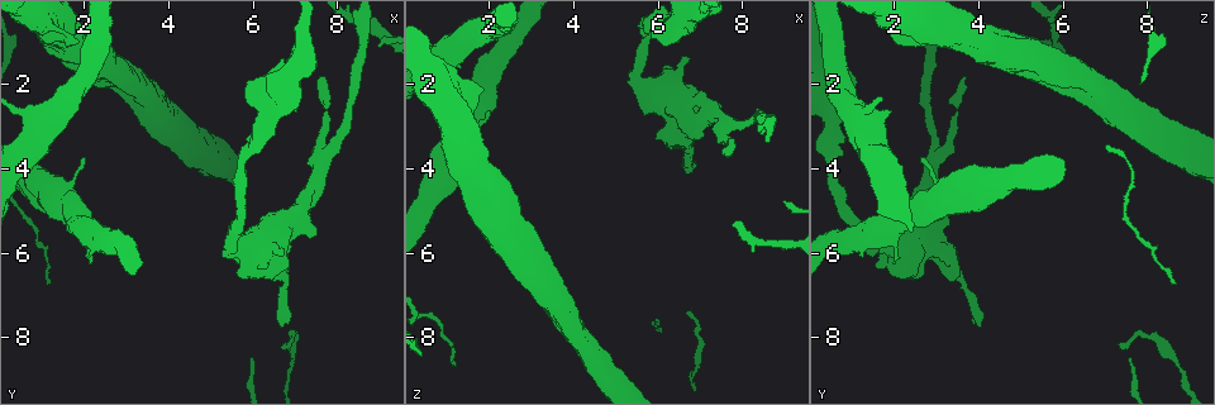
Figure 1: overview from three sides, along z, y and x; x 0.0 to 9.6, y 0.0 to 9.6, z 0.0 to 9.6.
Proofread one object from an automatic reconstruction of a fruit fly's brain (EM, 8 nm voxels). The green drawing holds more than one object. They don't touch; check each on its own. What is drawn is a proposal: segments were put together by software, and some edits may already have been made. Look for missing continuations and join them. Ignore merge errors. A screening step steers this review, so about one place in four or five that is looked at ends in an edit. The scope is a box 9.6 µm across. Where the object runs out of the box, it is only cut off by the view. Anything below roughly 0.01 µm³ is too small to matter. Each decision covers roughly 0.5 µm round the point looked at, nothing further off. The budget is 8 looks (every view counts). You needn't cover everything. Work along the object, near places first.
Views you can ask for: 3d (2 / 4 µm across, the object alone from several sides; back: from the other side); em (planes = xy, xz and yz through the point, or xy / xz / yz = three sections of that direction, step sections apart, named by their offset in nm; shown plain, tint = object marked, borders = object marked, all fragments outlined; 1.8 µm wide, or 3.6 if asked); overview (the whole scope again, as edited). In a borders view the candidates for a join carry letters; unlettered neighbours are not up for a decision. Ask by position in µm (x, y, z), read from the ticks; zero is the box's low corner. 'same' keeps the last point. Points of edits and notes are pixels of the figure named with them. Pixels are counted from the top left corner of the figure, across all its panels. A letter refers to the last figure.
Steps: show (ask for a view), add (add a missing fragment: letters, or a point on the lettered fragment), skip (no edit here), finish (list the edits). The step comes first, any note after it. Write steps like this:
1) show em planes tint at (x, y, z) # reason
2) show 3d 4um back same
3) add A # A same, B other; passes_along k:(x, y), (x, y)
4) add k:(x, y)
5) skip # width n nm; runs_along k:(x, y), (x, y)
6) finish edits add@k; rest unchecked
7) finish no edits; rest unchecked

show em yz step 4 tint at (7.55, 1.80, 3.65)

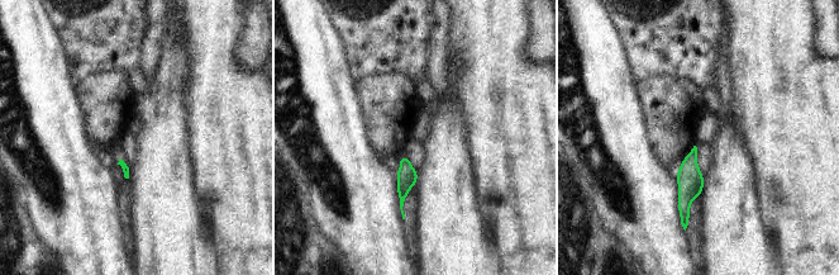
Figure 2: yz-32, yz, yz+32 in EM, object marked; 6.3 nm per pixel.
show em planes borders same # cut it another way

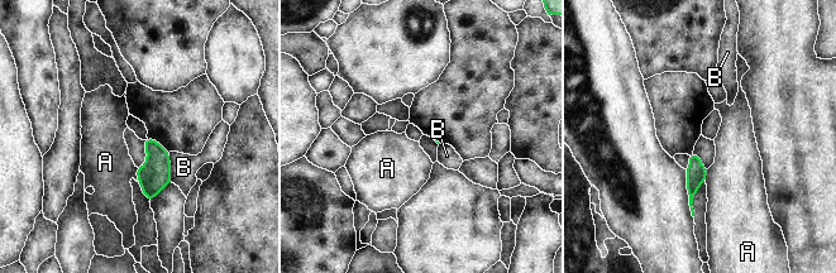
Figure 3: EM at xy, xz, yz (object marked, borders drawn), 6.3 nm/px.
skip # A other, B other; border 3:(168, 153), (172, 182); none of them fits

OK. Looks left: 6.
show 3d 4um at (6.70, 7.75, 4.05) # long arm stops here

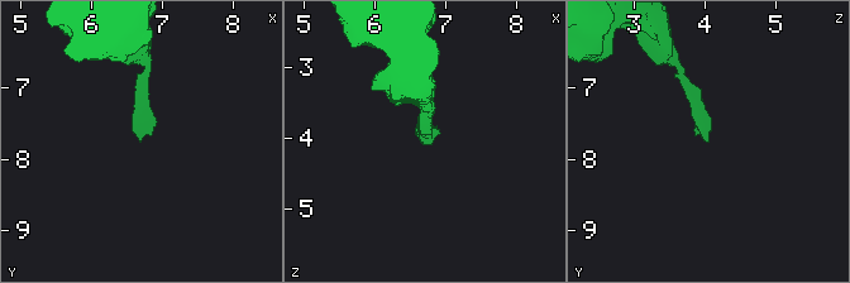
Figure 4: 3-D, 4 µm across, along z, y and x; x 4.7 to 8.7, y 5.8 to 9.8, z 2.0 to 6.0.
show em planes plain at (6.70, 7.75, 4.05) # shape alone is not enough

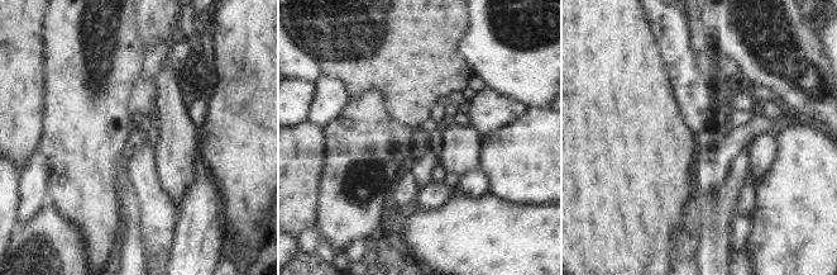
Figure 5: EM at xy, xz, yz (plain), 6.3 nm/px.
show em planes borders same

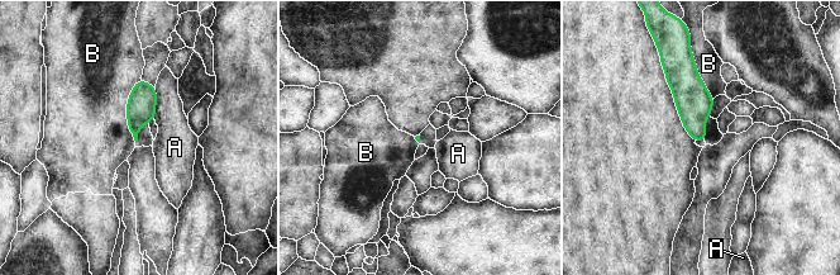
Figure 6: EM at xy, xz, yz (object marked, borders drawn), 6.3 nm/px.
skip # A other, B other; border 6:(141, 79), (127, 103), (134, 142); none of them fits

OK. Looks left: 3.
show em planes tint at (6.75, 8.15, 7.30) # an open end

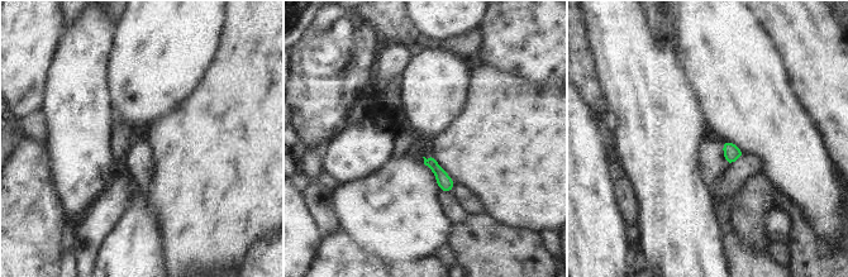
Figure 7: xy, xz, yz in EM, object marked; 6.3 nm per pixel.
show em planes borders same

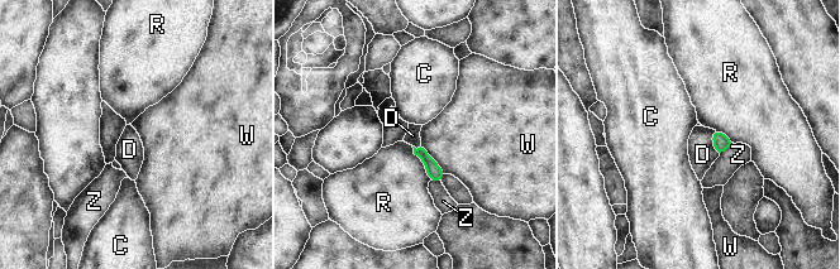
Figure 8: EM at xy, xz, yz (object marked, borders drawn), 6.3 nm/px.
add D # C other, D same, R other, W other, Z other; passes_along 8:(721, 142), (714, 143), (702, 154); it goes on there

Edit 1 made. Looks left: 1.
finish edits add@8; rest unchecked

